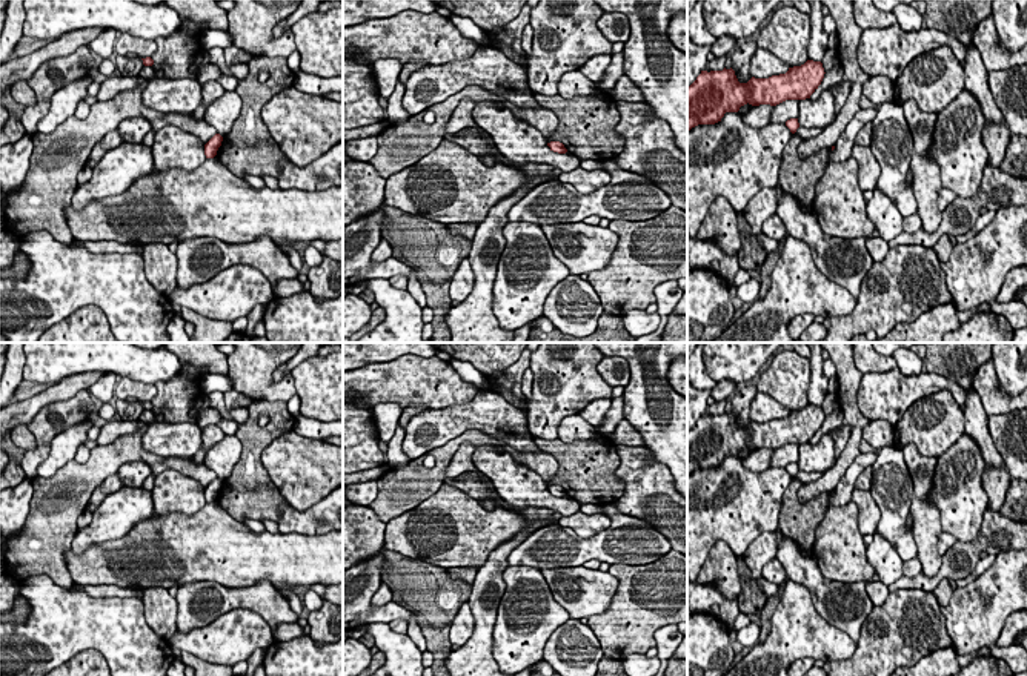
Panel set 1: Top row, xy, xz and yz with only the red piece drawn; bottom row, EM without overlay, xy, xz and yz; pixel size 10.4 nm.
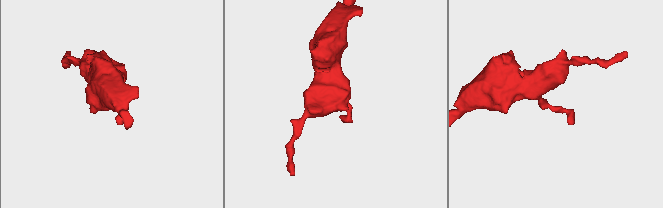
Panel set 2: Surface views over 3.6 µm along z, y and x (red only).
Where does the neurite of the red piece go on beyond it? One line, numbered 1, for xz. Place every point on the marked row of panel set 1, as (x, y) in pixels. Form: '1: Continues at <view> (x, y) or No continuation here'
1: No continuation here

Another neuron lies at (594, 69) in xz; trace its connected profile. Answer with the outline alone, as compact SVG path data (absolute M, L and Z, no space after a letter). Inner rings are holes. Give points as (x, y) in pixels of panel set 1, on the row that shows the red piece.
M610 54L595 55L580 68L580 72L598 86L607 66L610 65L610 60Z

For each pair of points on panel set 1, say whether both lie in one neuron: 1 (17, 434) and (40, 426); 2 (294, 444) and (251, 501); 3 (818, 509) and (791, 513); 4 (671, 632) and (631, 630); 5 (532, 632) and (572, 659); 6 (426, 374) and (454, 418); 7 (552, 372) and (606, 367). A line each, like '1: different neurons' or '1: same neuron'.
1: different neurons
2: different neurons
3: same neuron
4: different neurons
5: different neurons
6: different neurons
7: different neurons

